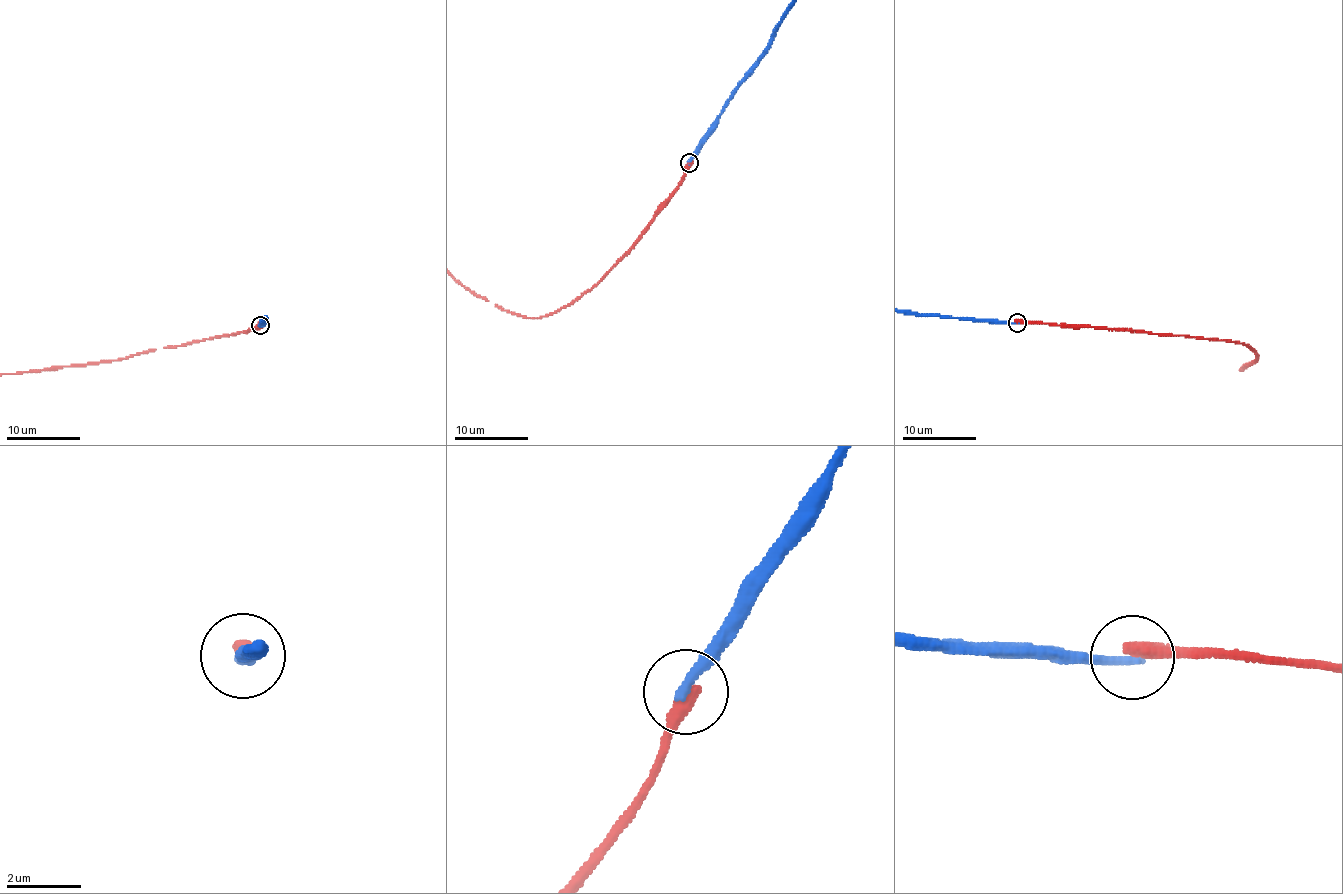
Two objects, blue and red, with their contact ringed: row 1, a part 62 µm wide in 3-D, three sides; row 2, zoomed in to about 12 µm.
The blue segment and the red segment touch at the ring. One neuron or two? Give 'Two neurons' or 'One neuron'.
Two neurons

